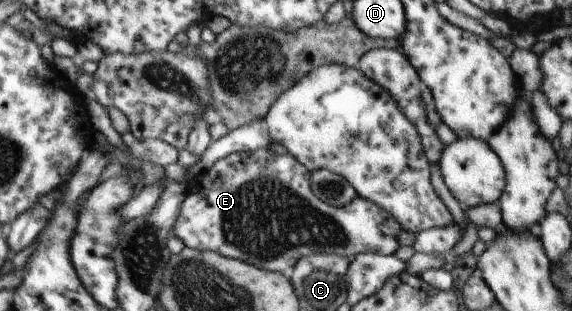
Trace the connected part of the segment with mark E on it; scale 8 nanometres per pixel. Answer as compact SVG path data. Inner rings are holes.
M266 147L230 153L193 178L171 230L186 247L238 258L261 269L280 272L287 278L295 262L311 254L334 253L348 258L360 253L395 254L400 248L398 235L402 228L392 214L360 196L345 205L331 207L310 190L310 175L311 171L290 153L278 155Z

